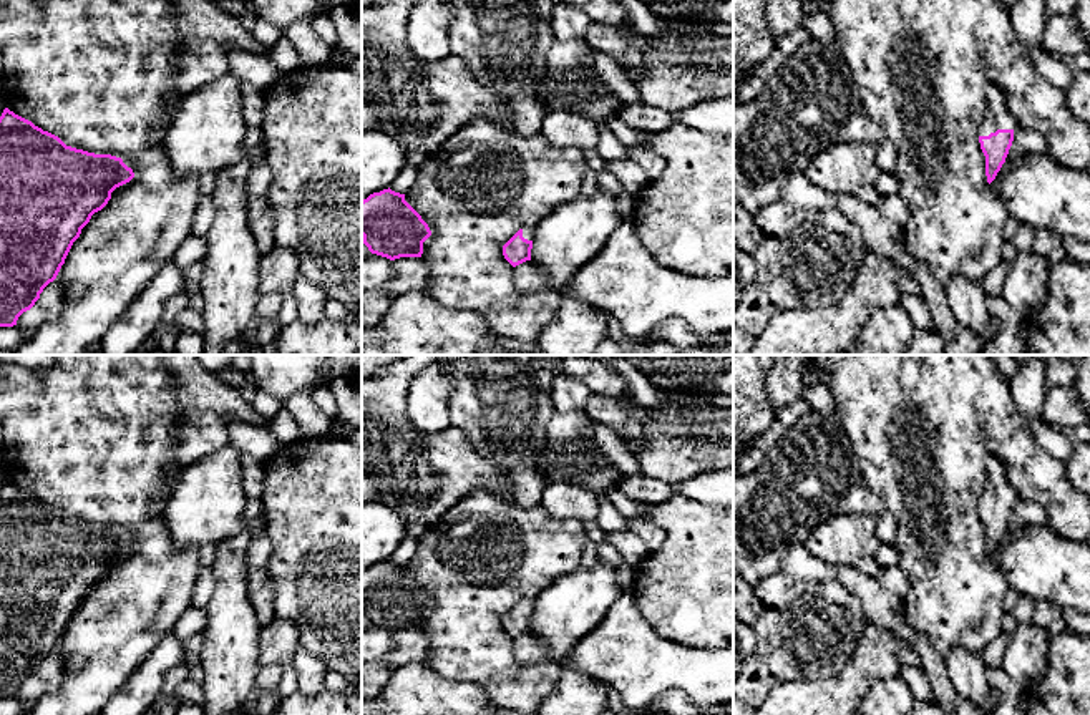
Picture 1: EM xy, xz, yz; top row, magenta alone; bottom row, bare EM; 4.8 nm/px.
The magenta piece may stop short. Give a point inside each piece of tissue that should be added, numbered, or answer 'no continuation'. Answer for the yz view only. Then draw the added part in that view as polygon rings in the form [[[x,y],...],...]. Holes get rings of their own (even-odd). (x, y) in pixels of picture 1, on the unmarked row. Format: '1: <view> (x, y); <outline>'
1: yz (997, 488); [[[989,456],[985,460],[985,469],[989,483],[979,499],[979,508],[989,508],[997,501],[1015,501],[1017,493],[1009,486],[1005,479],[1004,465],[997,458]]]

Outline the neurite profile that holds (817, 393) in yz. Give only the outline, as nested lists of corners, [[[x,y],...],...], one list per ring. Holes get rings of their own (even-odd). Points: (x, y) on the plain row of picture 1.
[[[815,380],[805,387],[801,398],[806,400],[811,410],[831,416],[836,411],[836,403],[831,396],[828,385]]]

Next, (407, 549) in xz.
[[[405,537],[390,556],[390,561],[400,566],[405,566],[415,557],[416,549],[418,549],[418,541]]]

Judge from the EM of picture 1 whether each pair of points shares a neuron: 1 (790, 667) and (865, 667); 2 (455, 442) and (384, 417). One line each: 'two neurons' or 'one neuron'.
1: two neurons
2: one neuron

